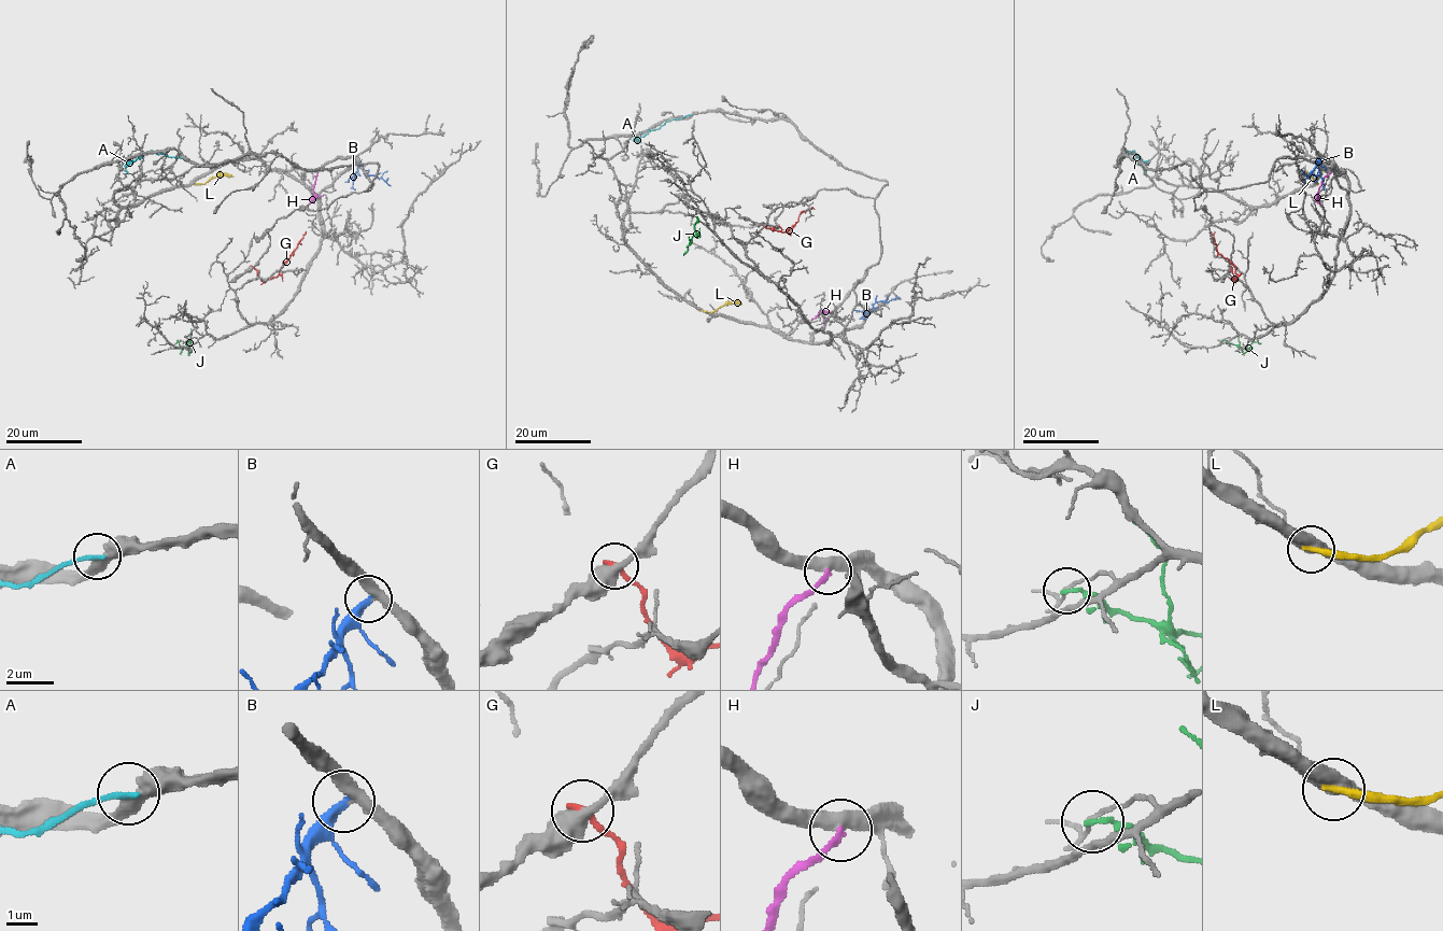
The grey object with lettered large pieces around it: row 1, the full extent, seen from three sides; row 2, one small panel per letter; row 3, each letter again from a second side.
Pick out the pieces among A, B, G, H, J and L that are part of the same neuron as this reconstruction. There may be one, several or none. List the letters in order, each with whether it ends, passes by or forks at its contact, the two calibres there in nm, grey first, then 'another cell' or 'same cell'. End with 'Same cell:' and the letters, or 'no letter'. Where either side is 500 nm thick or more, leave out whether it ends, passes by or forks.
A: it ends there; 480 nm thick on the grey side, 190 nm on the other; another cell
B: it ends there; 300 nm thick on the grey side, 320 nm on the other; same cell
G: it ends there; 440 nm thick on the grey side, 200 nm on the other; another cell
H: it ends there; 480 nm thick on the grey side, 180 nm on the other; another cell
J: it passes by; 110 nm thick on the grey side, 120 nm on the other; another cell
L: 550 nm thick on the grey side, 280 nm on the other; another cell
Same cell: B

